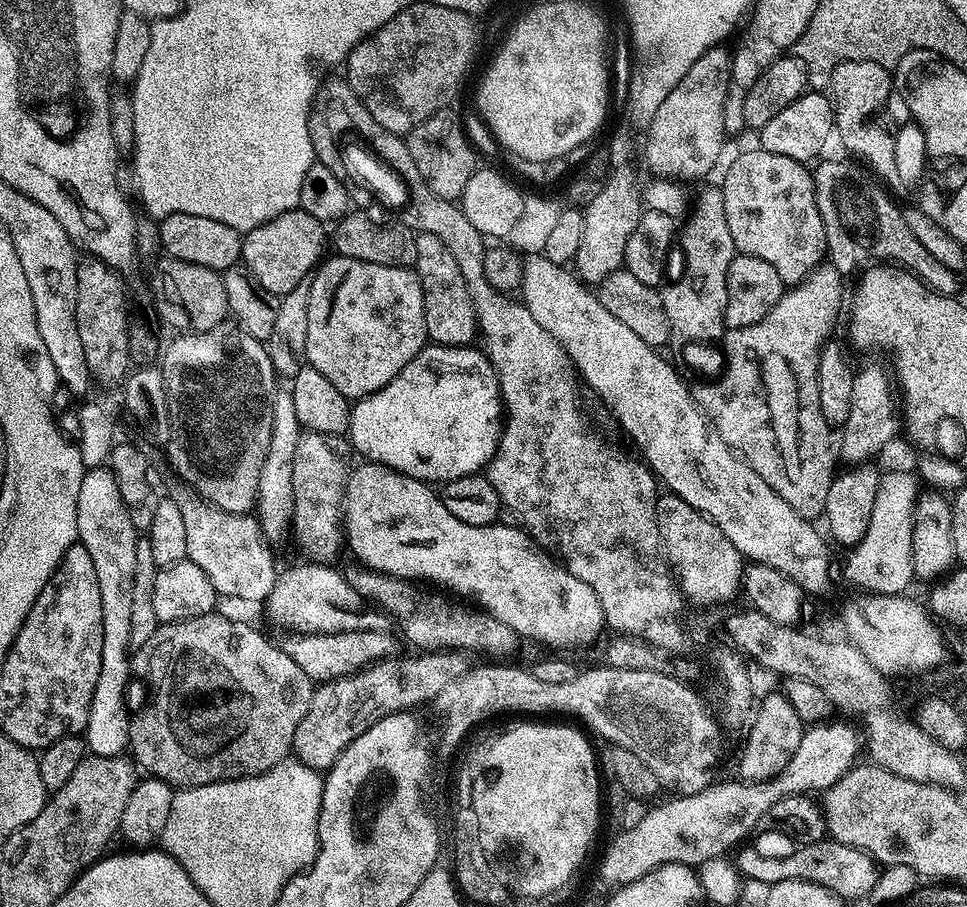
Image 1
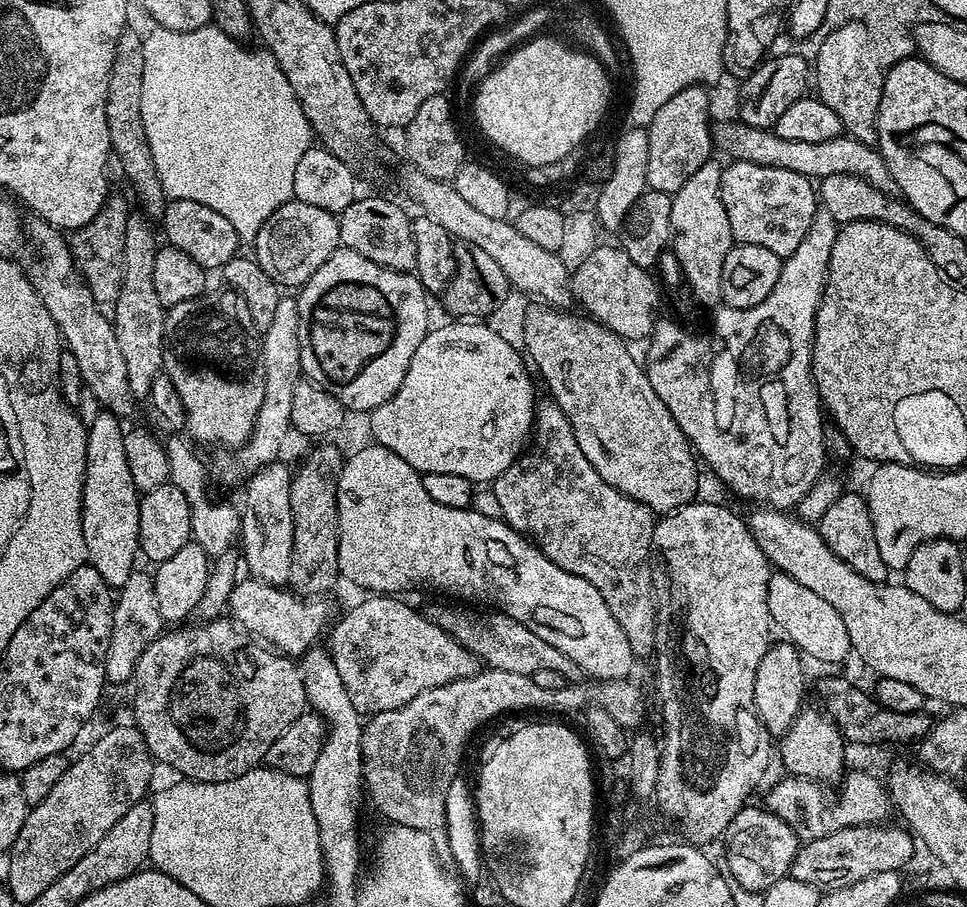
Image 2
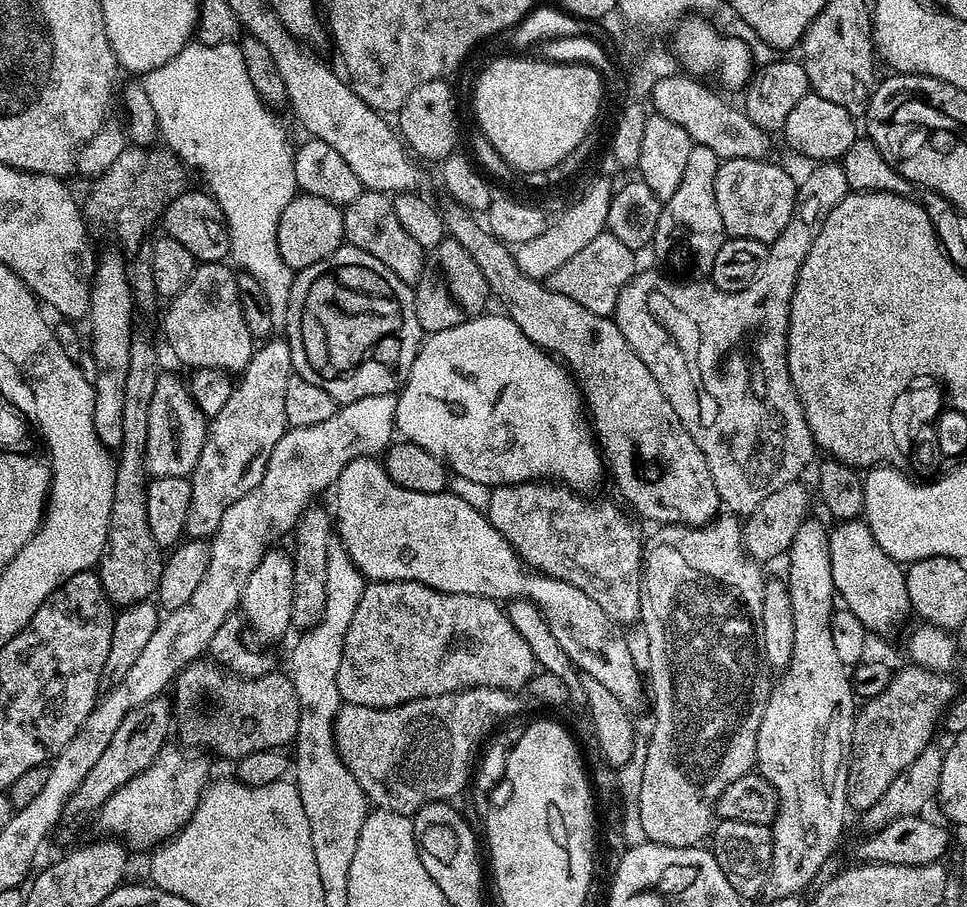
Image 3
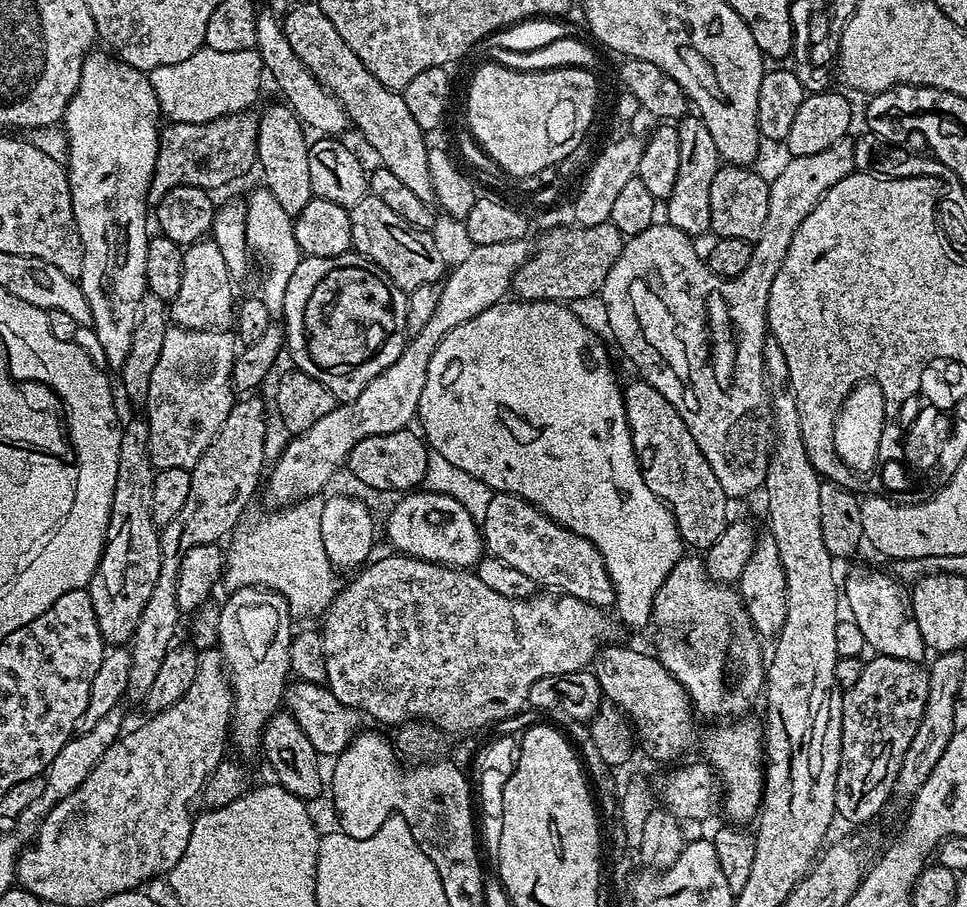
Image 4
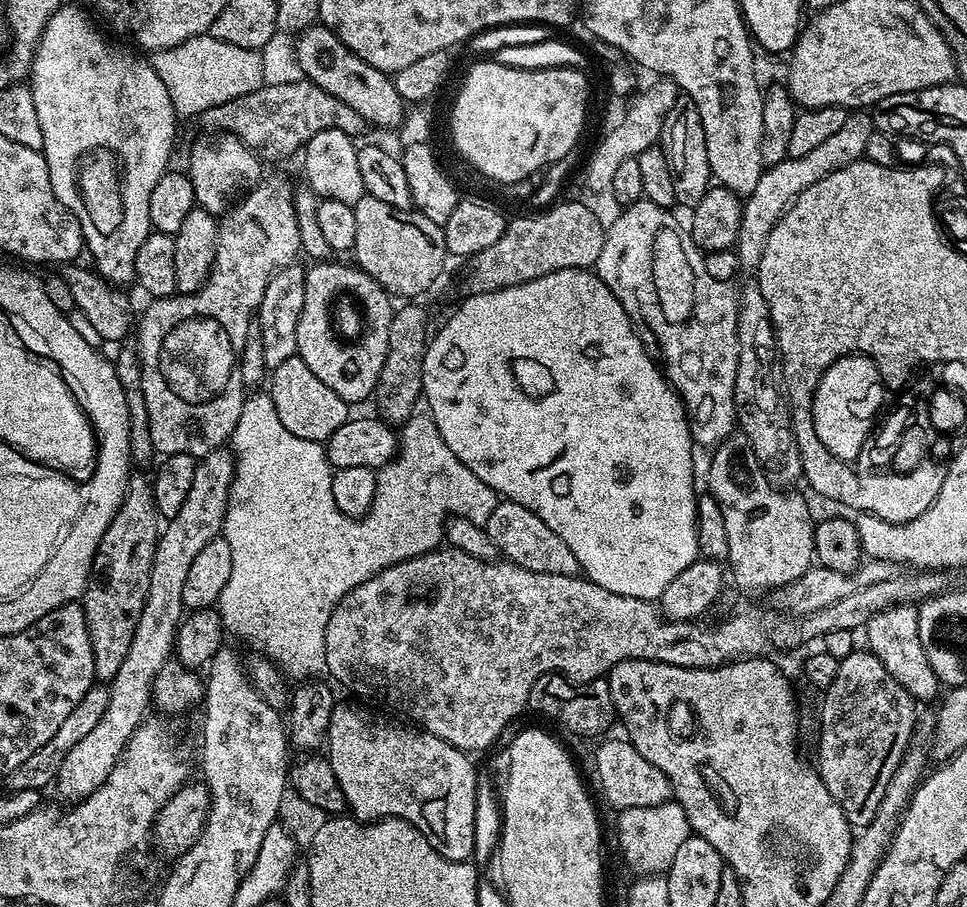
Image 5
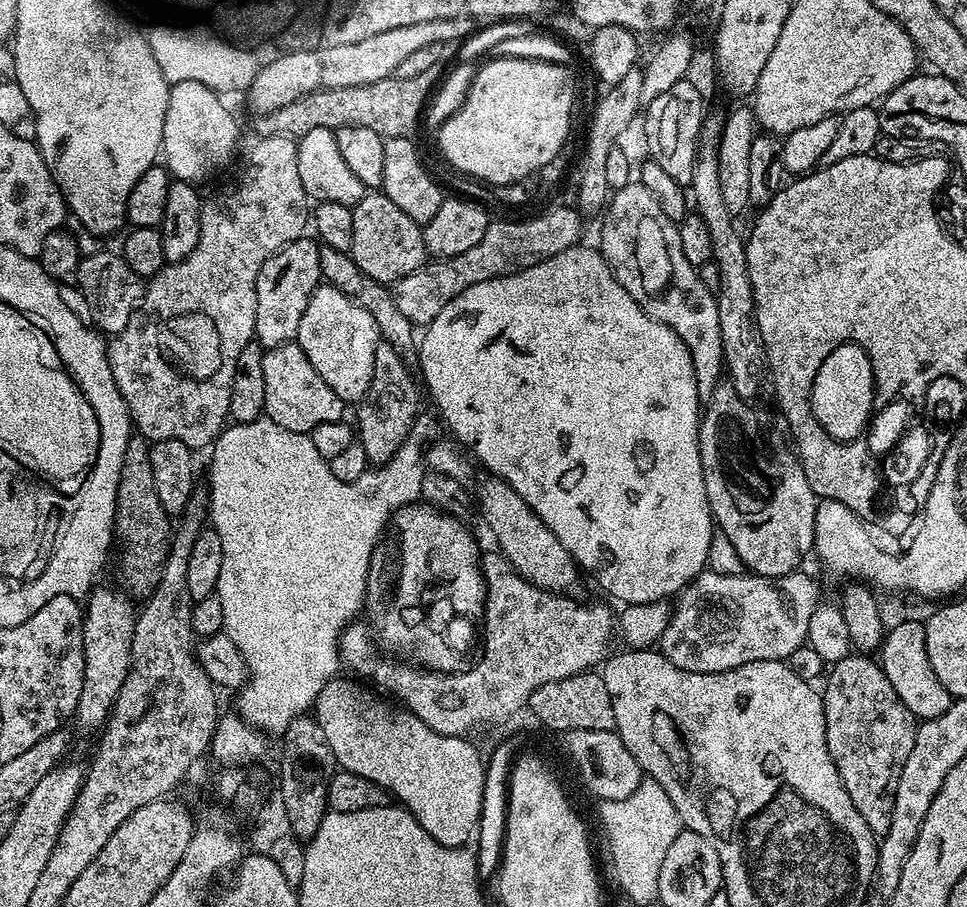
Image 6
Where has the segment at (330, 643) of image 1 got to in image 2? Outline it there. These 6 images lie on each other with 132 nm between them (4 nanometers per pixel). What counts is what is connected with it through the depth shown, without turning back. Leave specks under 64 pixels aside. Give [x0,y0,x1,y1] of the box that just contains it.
[330,594,482,714]

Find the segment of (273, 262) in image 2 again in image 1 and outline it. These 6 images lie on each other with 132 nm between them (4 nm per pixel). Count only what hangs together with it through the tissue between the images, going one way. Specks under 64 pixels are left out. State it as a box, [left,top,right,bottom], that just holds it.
[240,206,325,298]

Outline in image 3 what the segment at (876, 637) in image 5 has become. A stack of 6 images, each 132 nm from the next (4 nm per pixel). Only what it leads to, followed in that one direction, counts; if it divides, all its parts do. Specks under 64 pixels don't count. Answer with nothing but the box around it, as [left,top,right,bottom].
[828,518,912,636]

